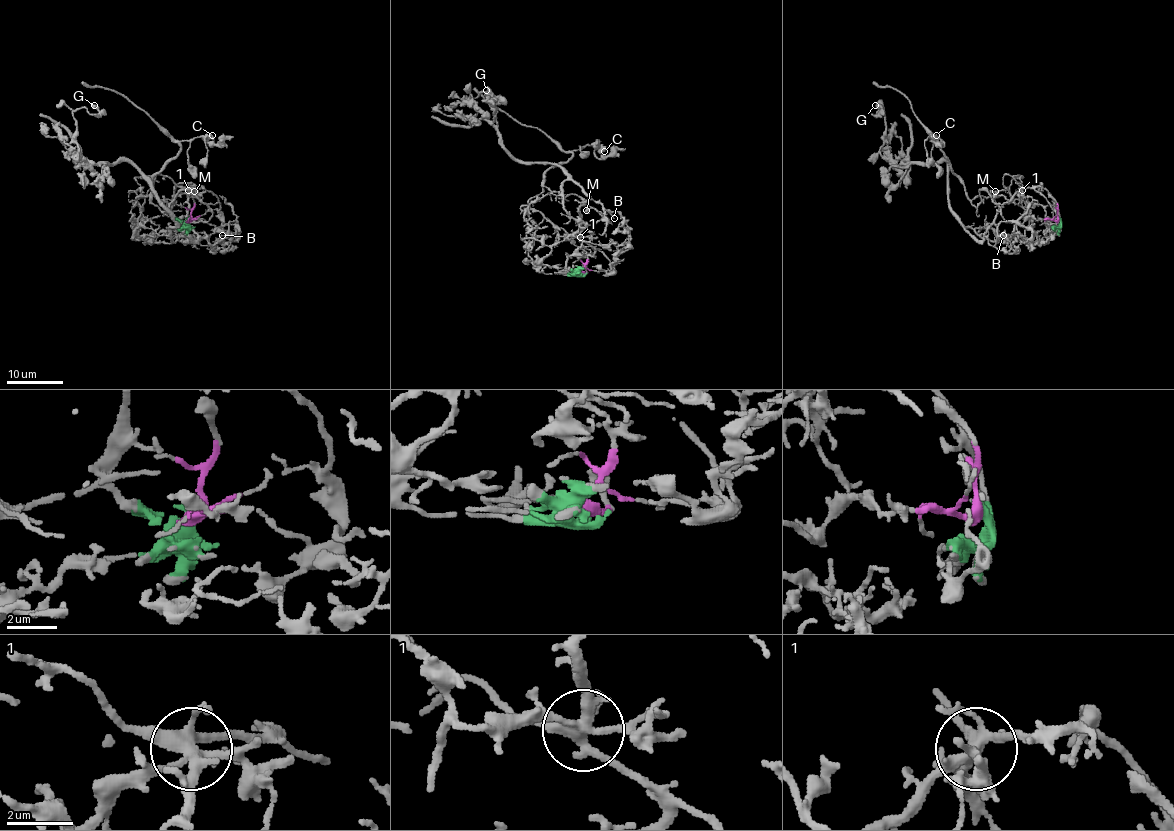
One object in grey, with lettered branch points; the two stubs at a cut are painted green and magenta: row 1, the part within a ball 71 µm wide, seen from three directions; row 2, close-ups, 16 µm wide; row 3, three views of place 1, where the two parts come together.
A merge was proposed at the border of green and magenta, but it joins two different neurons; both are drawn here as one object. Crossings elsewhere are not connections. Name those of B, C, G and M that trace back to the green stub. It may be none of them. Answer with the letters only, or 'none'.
B, G

